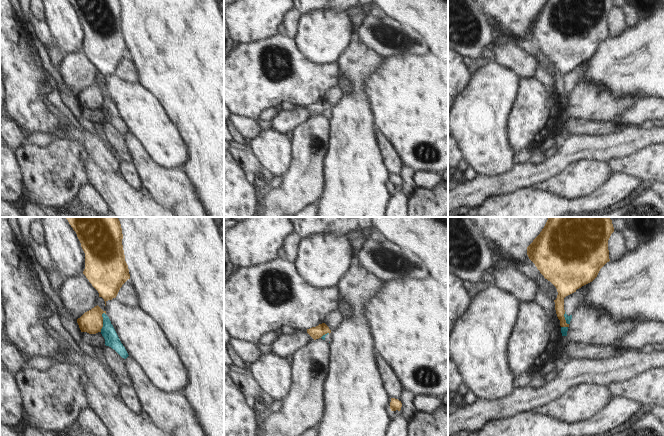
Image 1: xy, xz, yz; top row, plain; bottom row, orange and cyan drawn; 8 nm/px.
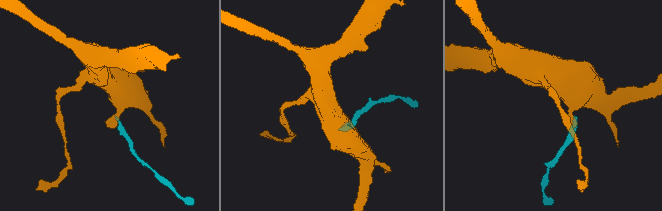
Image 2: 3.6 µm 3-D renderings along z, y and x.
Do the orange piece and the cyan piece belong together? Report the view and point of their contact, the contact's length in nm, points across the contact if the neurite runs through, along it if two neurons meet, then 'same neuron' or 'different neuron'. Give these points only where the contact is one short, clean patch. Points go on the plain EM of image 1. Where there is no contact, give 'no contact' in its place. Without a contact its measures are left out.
xy (102, 98) | 160 nm | along xy (104, 88), (102, 90), (102, 103), (100, 107) | different neuron

